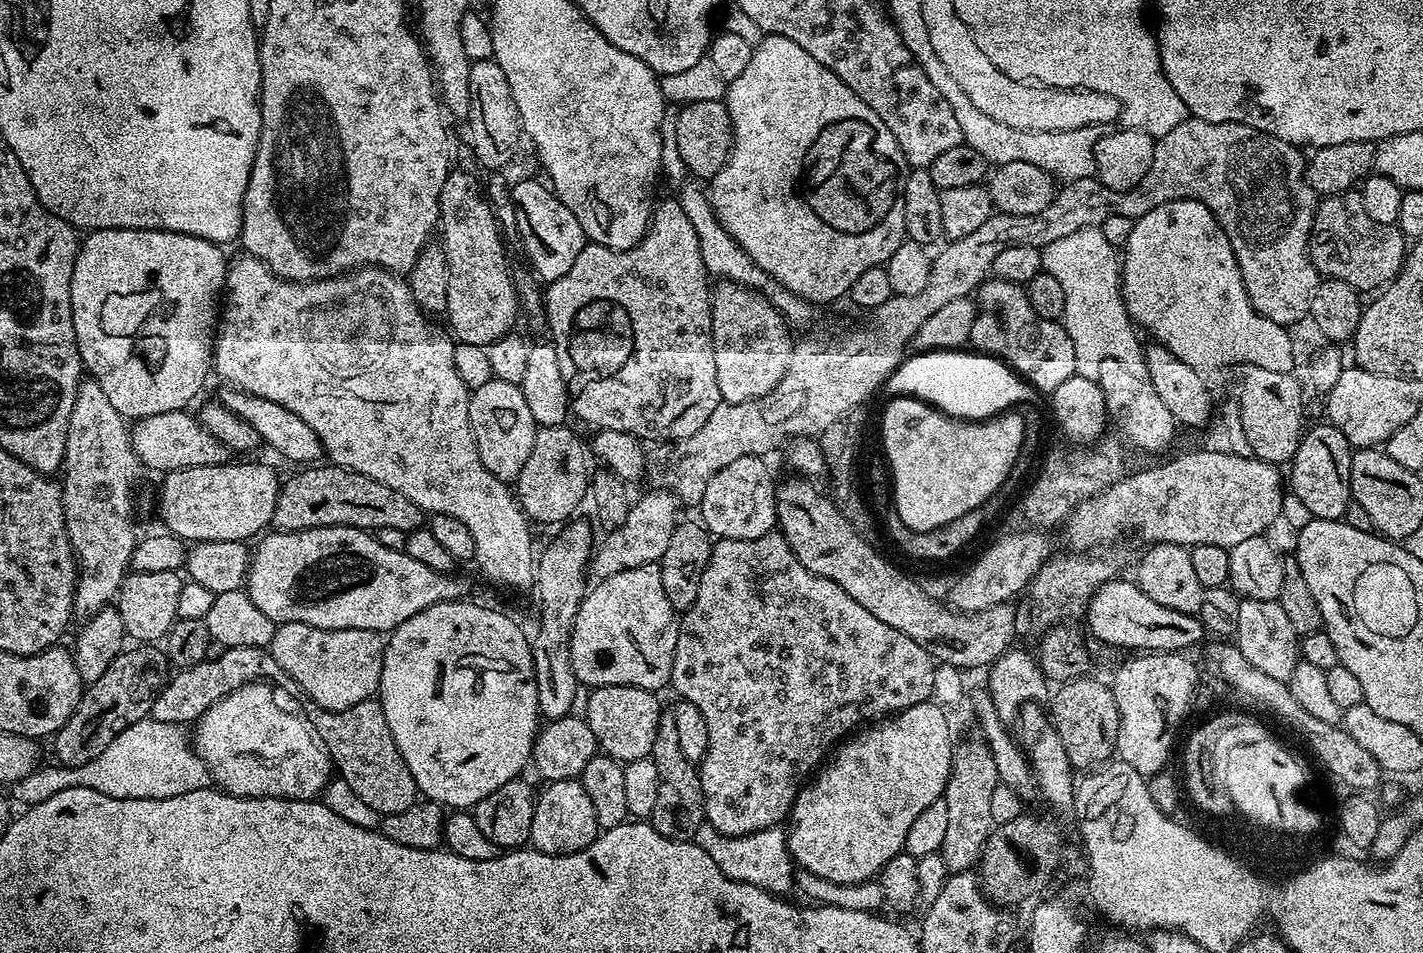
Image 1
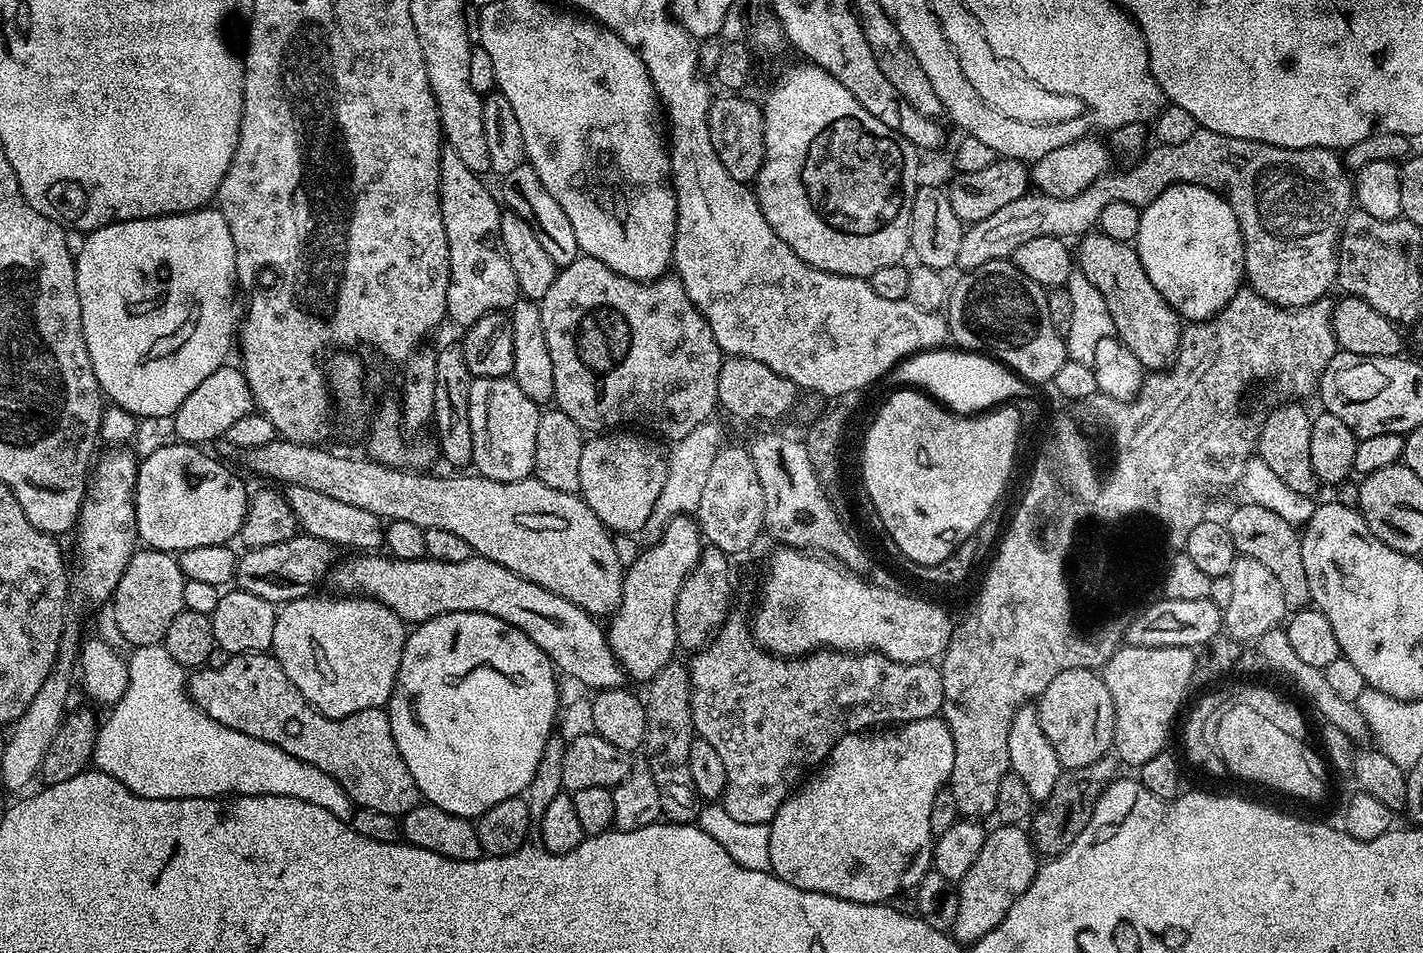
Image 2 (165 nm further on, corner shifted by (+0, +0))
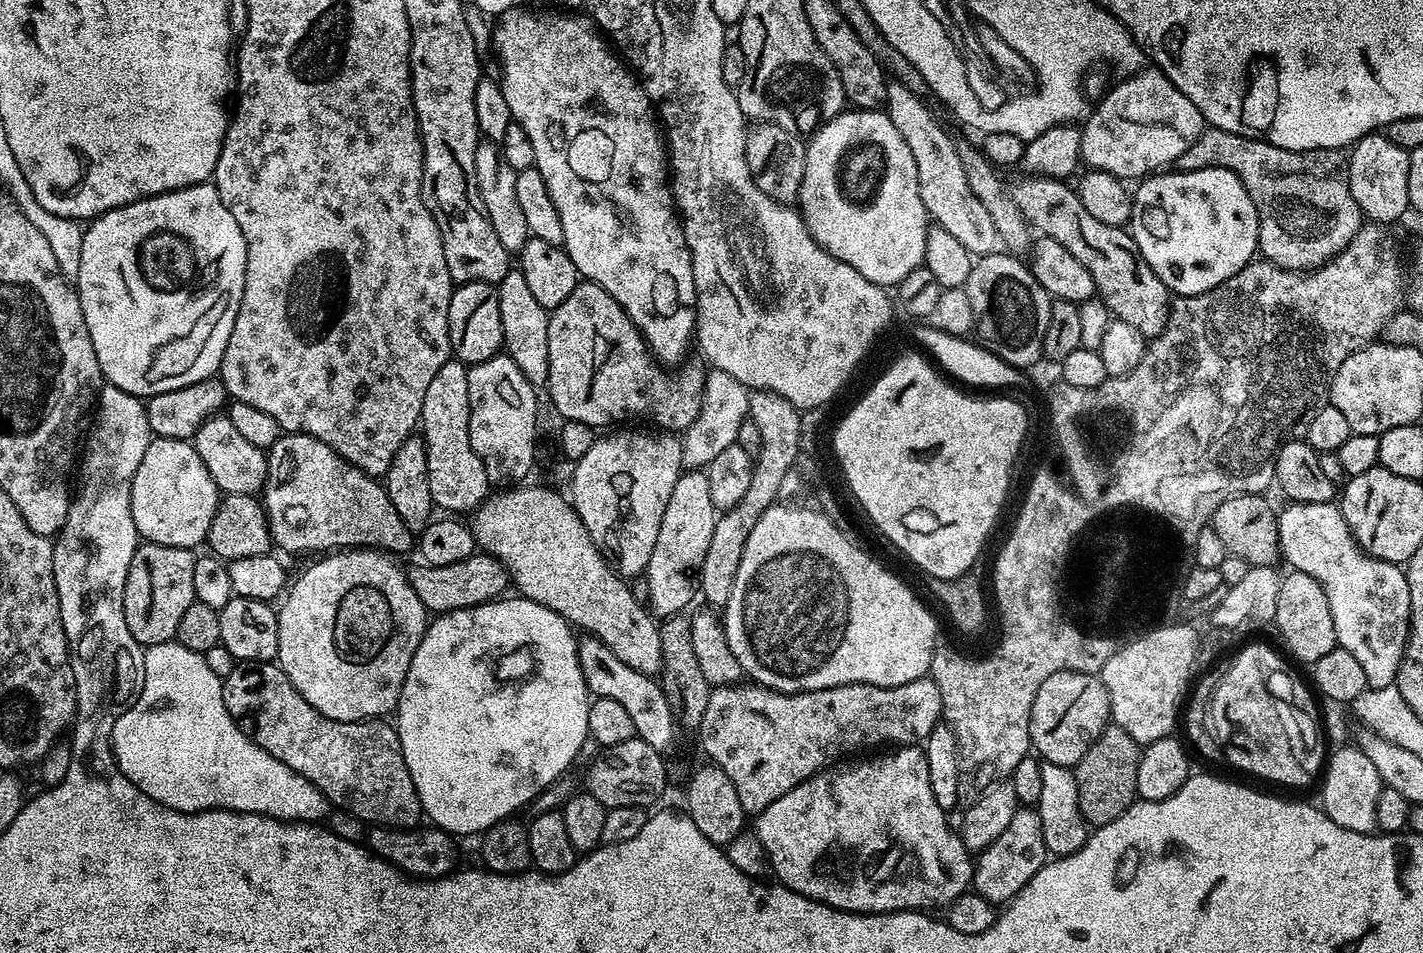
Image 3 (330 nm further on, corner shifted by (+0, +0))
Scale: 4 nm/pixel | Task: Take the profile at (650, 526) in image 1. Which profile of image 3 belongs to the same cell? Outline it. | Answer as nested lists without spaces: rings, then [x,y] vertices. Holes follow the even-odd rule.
[[[712,368],[704,377],[704,393],[702,394],[702,406],[698,410],[698,418],[683,433],[683,448],[681,458],[683,467],[688,470],[703,469],[714,458],[718,458],[718,453],[726,450],[726,446],[736,443],[738,438],[738,426],[749,419],[748,397],[749,389],[744,387],[738,378],[730,378],[722,370]]]

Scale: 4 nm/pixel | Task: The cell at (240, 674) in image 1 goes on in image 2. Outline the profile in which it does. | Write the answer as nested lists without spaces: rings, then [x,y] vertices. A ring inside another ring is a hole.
[[[241,652],[229,655],[225,660],[228,661],[217,668],[198,667],[187,677],[188,697],[207,716],[214,718],[214,722],[222,722],[222,726],[230,726],[242,734],[250,734],[254,738],[270,742],[286,750],[286,754],[310,766],[318,766],[322,774],[330,774],[330,778],[334,778],[334,782],[338,782],[338,786],[346,790],[353,805],[382,810],[382,814],[403,818],[410,809],[421,803],[422,797],[414,777],[410,775],[406,762],[402,762],[402,754],[398,754],[398,746],[390,730],[390,718],[384,708],[358,710],[346,718],[330,718],[322,715],[298,691],[294,682],[286,678],[275,656],[262,652]]]

